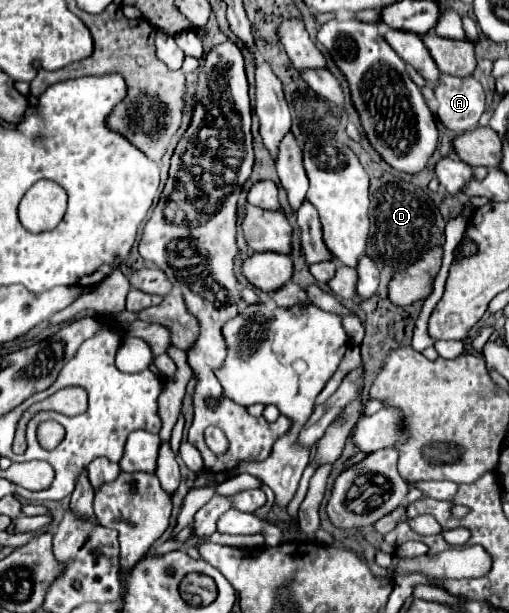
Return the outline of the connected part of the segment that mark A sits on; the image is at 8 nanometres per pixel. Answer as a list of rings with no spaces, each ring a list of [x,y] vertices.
[[[441,74],[437,84],[433,84],[433,92],[439,102],[435,116],[447,130],[461,134],[479,124],[485,110],[485,92],[479,80]]]

